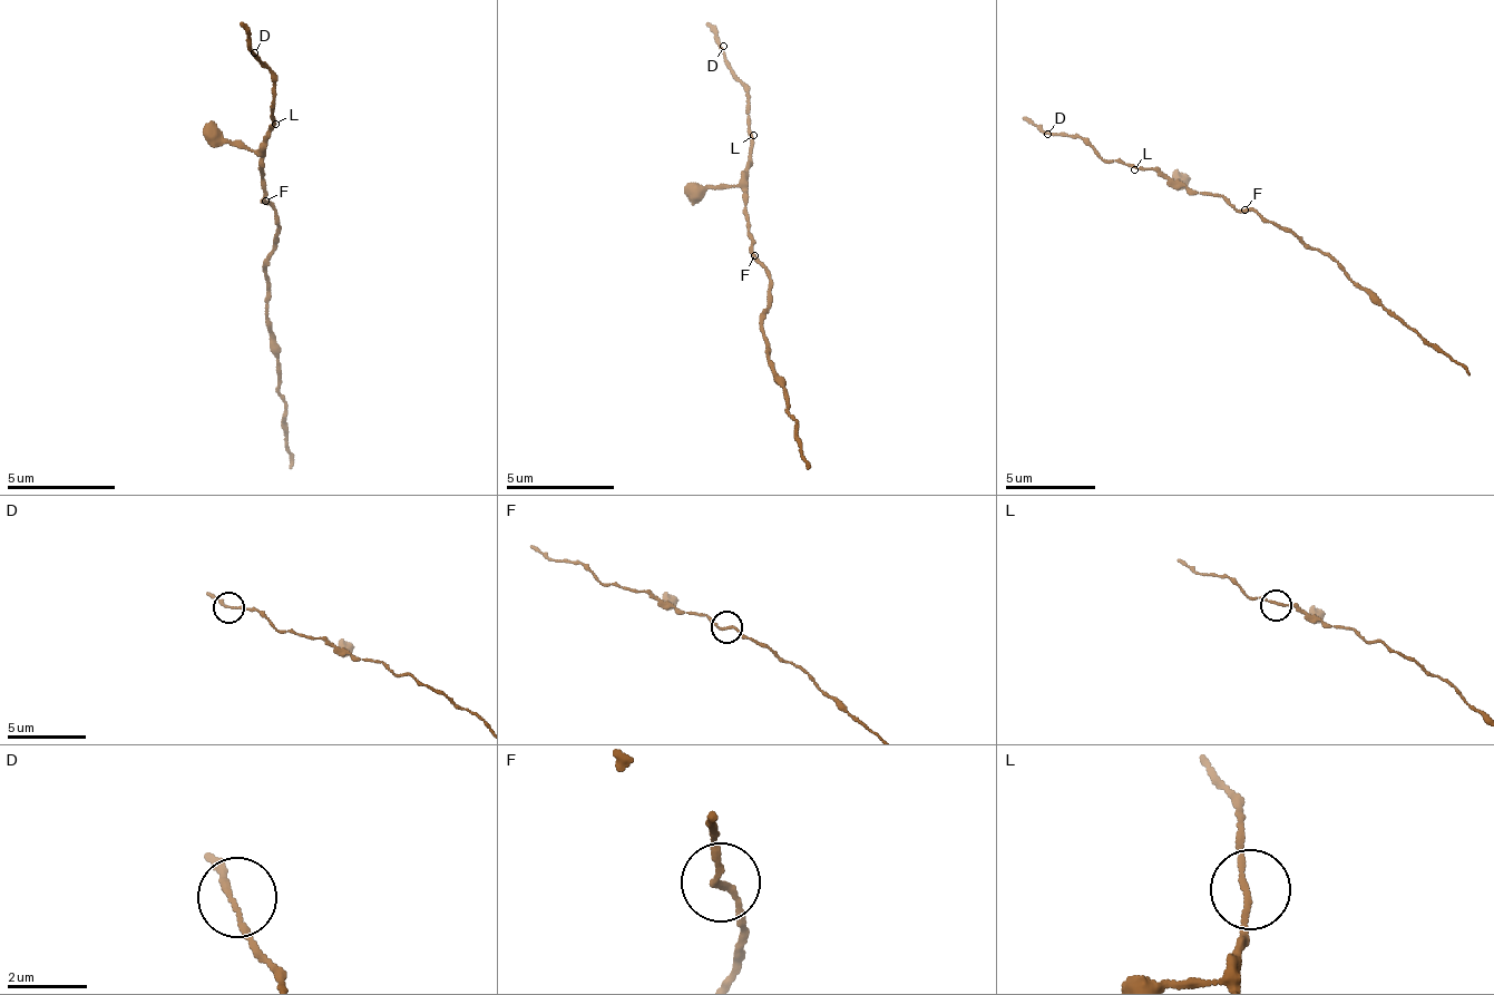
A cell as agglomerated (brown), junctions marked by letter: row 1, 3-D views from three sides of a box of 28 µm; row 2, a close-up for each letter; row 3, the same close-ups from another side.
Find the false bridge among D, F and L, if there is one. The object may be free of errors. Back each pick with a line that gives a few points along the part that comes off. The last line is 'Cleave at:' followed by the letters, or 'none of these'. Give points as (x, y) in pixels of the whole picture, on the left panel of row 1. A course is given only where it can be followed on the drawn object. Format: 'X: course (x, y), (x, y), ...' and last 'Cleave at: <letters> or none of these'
Cleave at: none of these

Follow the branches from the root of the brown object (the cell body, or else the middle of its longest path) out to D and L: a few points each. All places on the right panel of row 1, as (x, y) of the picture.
D: (1256, 213), (1232, 211), (1219, 197), (1170, 185), (1152, 169), (1103, 161), (1075, 136), (1047, 134)
L: (1256, 213), (1251, 210), (1232, 211), (1219, 197), (1192, 194), (1183, 185), (1170, 185), (1152, 169), (1134, 169)

